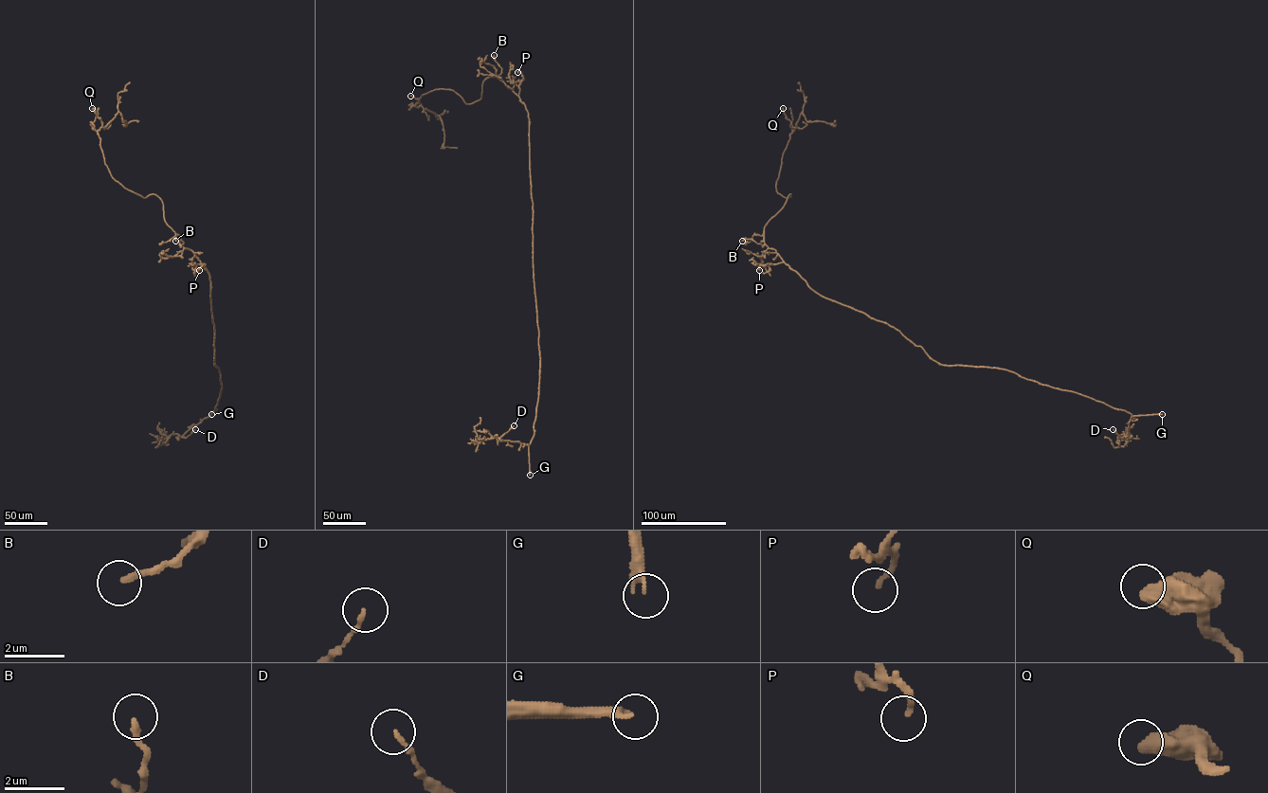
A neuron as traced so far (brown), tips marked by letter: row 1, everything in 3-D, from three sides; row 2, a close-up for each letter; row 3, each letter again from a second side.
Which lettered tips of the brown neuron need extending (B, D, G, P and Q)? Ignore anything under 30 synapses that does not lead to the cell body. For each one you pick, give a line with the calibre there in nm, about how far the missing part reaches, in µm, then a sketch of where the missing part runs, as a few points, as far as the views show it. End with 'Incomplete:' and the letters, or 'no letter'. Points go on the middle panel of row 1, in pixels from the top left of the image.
G: Thickness 280 nm. Missing length about 200 µm
Incomplete: G

